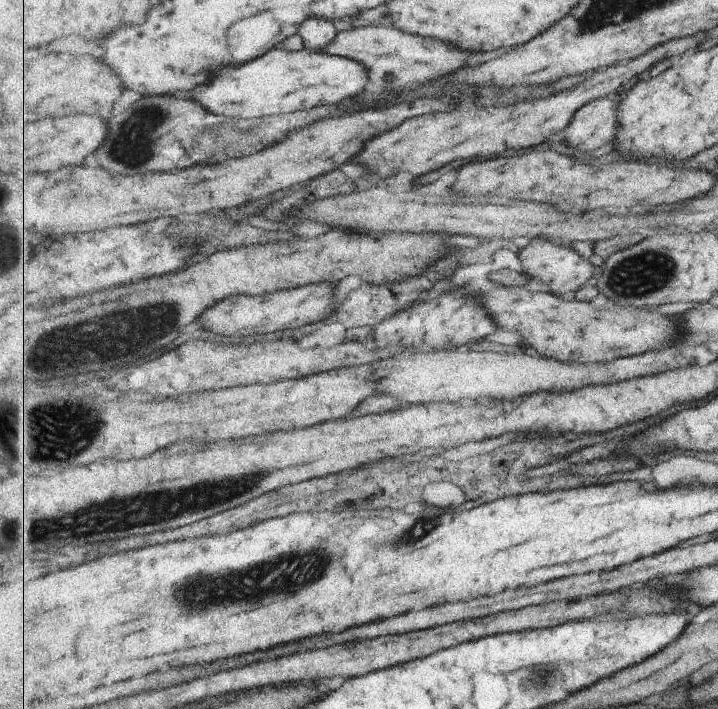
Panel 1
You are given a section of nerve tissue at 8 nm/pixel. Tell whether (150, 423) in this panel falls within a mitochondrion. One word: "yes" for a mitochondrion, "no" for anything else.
no

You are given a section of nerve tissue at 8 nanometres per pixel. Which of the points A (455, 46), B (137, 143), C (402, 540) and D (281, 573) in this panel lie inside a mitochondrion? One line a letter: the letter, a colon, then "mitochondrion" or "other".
A: other
B: mitochondrion
C: mitochondrion
D: mitochondrion

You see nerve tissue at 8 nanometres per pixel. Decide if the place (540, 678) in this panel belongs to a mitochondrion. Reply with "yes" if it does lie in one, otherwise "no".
yes

